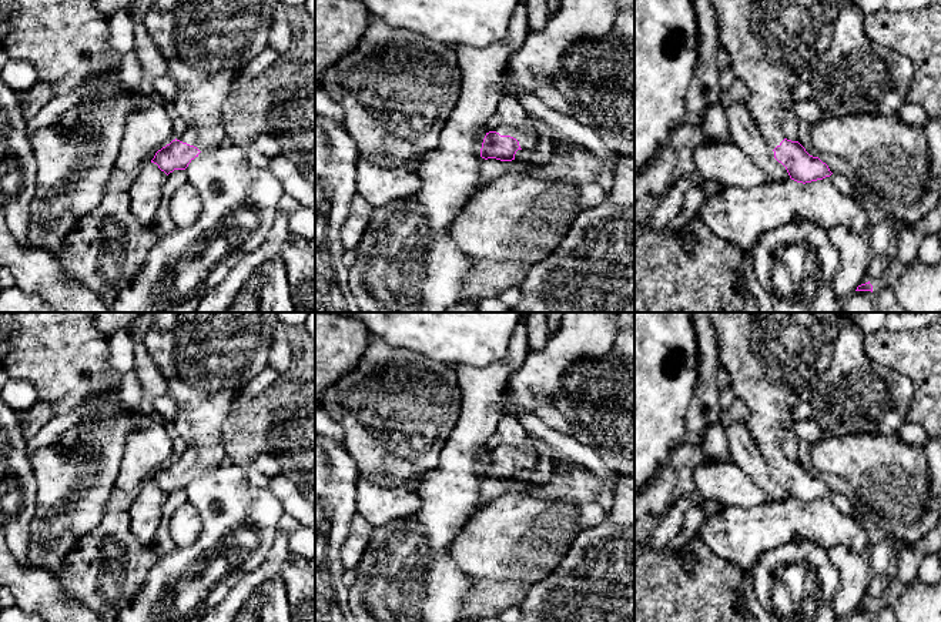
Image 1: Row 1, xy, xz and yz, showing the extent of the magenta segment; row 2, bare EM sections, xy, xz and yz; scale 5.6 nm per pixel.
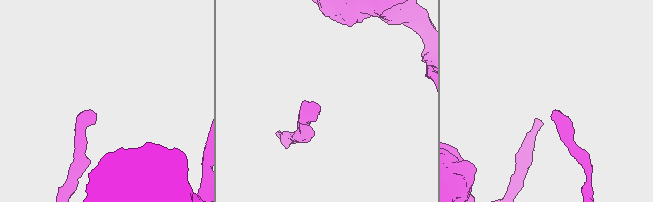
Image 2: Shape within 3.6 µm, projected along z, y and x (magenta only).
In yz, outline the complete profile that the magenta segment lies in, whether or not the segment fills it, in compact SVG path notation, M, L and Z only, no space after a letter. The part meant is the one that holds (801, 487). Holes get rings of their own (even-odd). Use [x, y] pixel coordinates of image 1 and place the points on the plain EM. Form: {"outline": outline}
{"outline": "M707 312L717 340L719 364L731 379L736 397L750 408L747 428L764 461L773 468L790 498L811 502L833 492L818 476L810 475L798 461L787 459L781 444L791 431L794 407L810 402L818 378L827 371L840 324L847 312Z"}

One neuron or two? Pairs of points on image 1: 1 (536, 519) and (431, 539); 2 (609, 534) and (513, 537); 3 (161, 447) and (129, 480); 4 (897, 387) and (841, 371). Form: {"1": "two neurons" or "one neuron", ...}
{"1": "two neurons", "2": "two neurons", "3": "one neuron", "4": "one neuron"}

